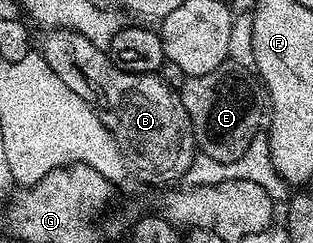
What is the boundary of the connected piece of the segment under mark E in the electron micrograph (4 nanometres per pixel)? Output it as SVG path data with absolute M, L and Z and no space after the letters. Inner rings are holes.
M224 65L213 69L213 73L188 77L181 88L185 113L189 113L189 121L193 125L196 148L221 163L241 157L261 131L259 122L265 119L260 84L247 75L250 74L238 65Z

